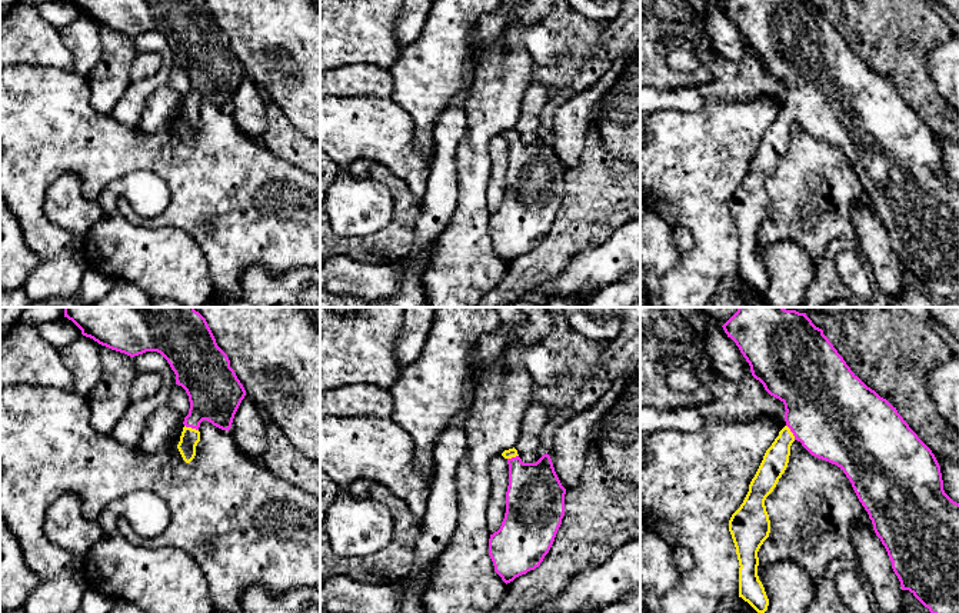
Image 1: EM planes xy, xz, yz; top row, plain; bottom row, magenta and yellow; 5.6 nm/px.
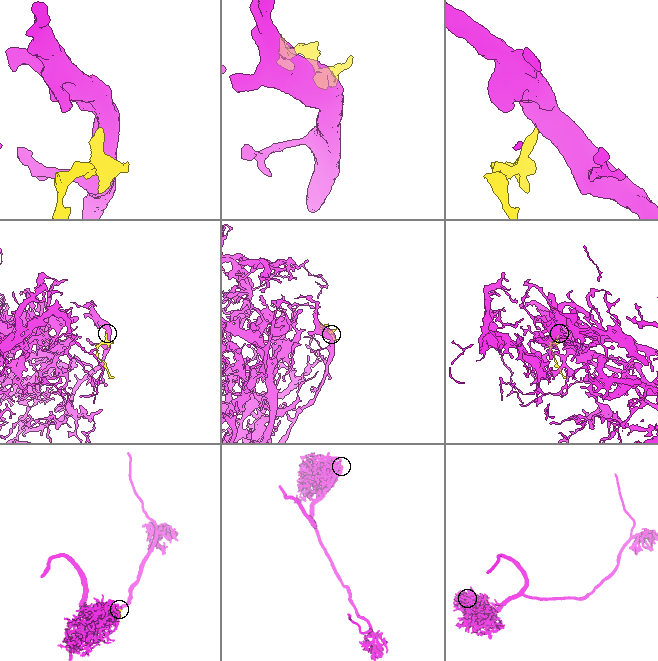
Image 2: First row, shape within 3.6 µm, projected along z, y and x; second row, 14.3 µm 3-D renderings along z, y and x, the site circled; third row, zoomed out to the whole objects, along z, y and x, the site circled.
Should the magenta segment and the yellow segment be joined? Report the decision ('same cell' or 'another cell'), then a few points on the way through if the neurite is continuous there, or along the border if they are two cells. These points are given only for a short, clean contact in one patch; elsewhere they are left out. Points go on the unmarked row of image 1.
same cell; way yz (829, 90), (791, 110), (776, 137)

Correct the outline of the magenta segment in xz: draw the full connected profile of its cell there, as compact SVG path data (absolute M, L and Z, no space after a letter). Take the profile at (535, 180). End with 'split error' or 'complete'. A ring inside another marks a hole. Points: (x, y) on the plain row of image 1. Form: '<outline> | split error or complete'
M515 127L505 130L502 136L509 144L506 193L500 209L490 214L489 236L495 251L507 264L539 247L549 233L565 196L566 169L562 166L547 133L536 143L523 143Z | split error

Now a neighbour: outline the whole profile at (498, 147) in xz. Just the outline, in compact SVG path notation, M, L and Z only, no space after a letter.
M502 134L489 143L489 156L492 161L490 180L486 189L487 210L490 214L502 206L506 193L506 171L509 166L509 144Z

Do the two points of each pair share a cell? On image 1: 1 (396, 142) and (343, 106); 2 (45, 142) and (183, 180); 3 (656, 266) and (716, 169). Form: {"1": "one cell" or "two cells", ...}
{"1": "one cell", "2": "one cell", "3": "two cells"}

